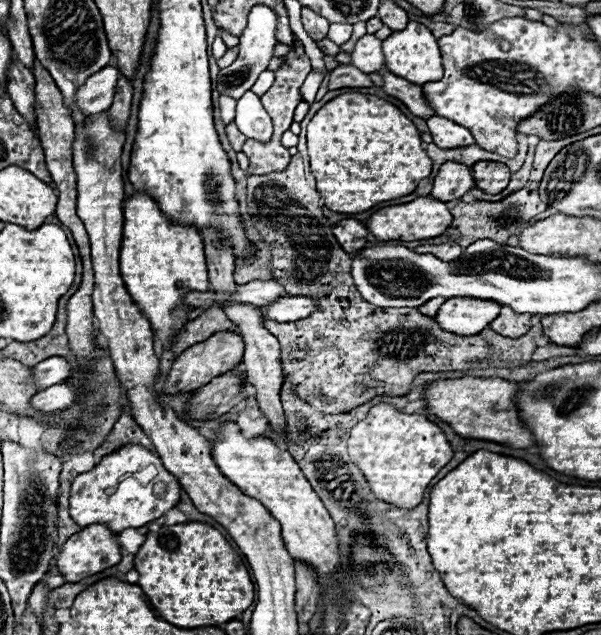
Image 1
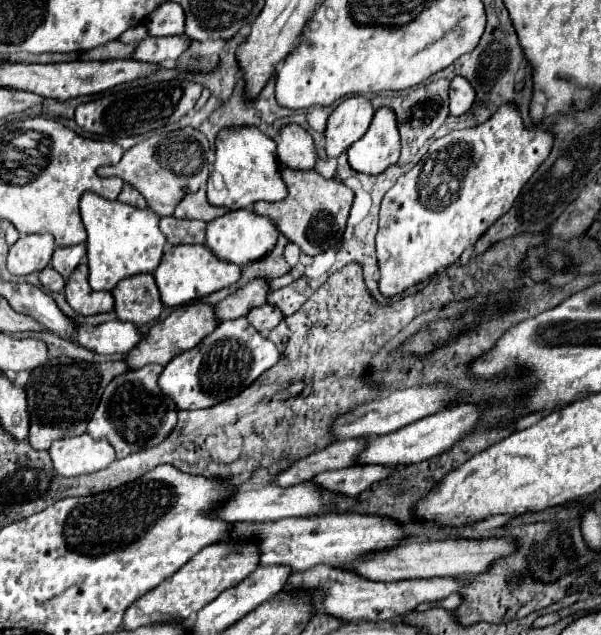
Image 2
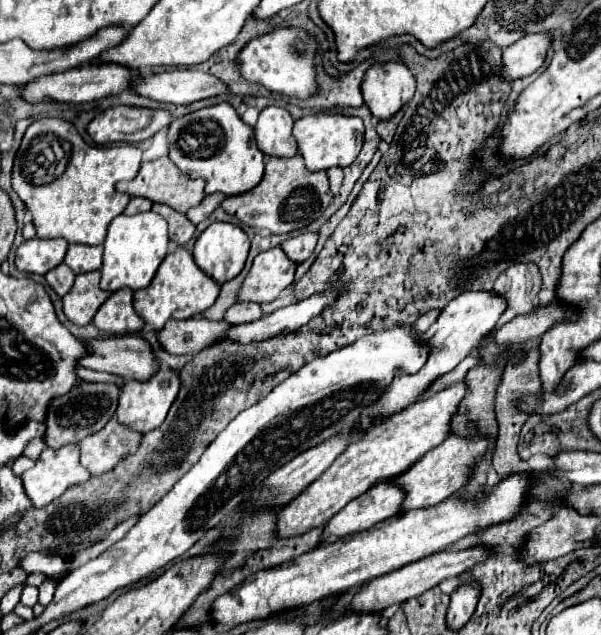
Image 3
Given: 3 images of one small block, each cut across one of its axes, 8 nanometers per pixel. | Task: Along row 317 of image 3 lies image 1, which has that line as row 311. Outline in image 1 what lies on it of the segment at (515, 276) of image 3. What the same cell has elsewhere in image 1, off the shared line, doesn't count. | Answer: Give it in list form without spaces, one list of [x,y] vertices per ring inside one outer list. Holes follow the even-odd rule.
[[[504,306],[500,316],[490,322],[490,328],[494,332],[500,332],[502,336],[520,338],[520,336],[524,336],[530,330],[530,318],[532,318],[530,314],[518,314],[512,308]]]

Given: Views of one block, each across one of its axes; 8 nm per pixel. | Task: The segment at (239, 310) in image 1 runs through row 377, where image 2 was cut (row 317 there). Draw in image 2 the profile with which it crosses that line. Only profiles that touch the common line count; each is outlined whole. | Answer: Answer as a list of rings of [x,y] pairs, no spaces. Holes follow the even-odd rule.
[[[264,304],[264,306],[252,308],[246,318],[248,318],[248,322],[250,322],[260,334],[268,334],[274,326],[280,324],[280,320],[284,318],[284,314],[282,314],[276,306]]]

